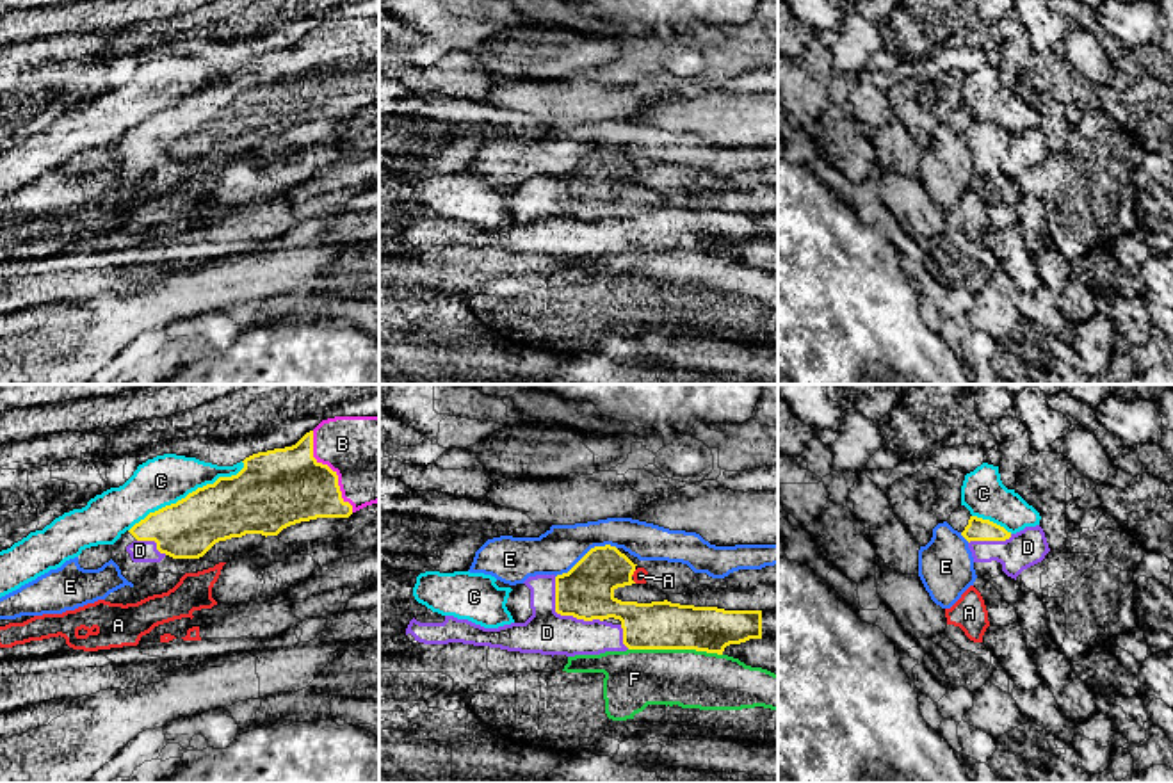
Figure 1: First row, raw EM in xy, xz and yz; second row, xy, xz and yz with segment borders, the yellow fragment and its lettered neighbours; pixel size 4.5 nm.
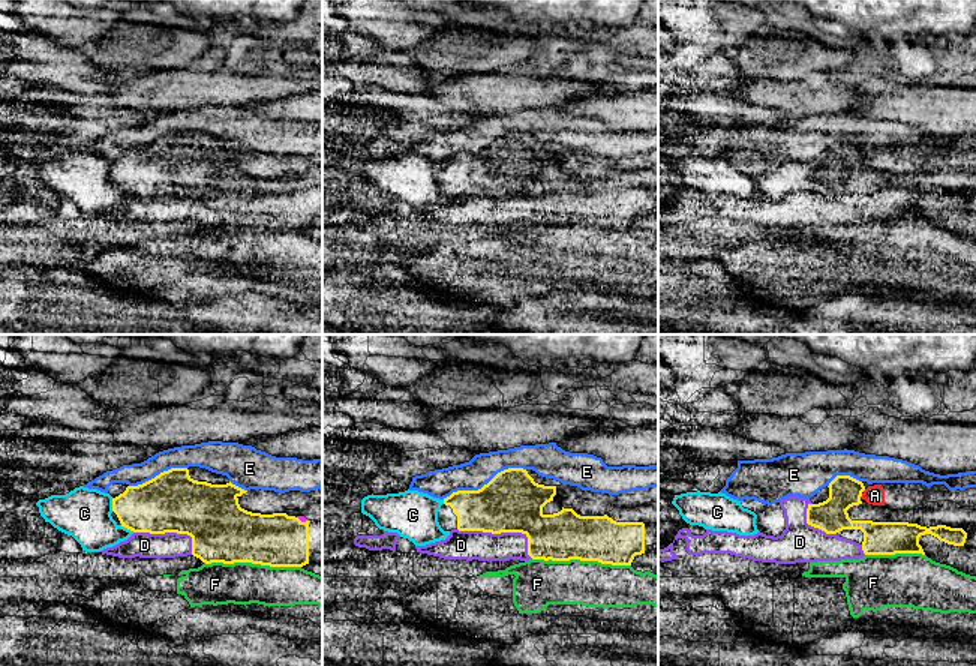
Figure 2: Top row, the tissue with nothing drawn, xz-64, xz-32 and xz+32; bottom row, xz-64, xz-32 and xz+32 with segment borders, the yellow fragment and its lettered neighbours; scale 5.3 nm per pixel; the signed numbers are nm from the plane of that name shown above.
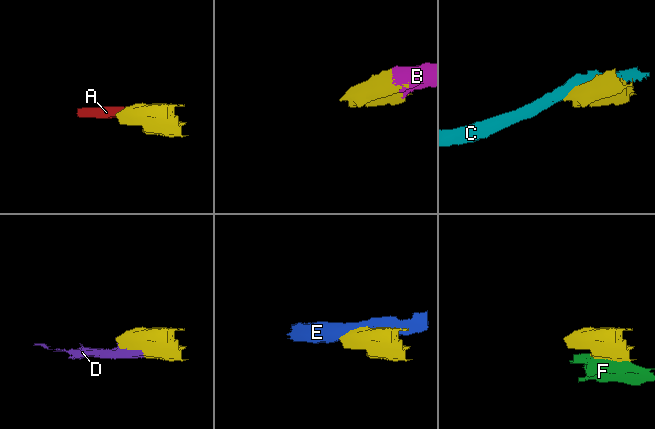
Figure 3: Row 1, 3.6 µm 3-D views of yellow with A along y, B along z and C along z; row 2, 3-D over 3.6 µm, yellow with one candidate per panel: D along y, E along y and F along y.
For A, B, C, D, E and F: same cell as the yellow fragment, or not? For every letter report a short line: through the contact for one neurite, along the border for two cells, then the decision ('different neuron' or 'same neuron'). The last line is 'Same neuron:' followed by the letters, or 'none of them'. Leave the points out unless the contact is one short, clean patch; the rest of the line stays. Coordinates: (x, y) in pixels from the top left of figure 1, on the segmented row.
A: different neuron
B: different neuron
C: different neuron
D: same neuron
E: different neuron
F: different neuron
Same neuron: D

